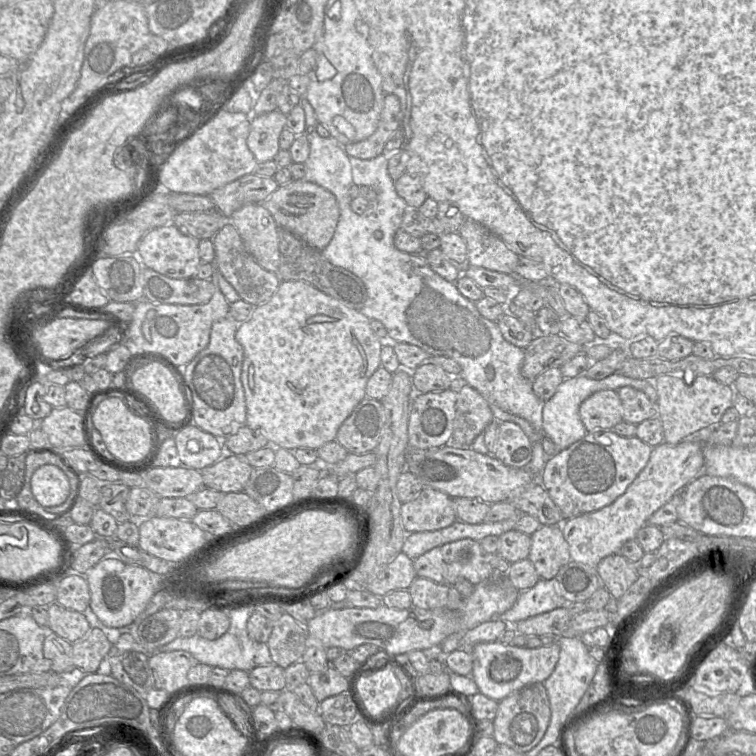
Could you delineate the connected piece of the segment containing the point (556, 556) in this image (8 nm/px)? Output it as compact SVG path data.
M541 525L530 537L528 559L540 579L553 579L561 567L571 561L569 545L564 538L562 525Z

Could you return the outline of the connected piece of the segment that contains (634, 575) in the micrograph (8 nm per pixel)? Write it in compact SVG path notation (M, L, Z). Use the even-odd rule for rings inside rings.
M619 554L602 559L596 573L611 597L620 599L639 577L639 563L633 563Z

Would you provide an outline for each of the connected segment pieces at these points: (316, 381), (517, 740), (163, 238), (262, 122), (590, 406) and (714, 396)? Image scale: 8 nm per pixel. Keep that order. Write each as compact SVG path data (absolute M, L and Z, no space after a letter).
M281 281L274 295L266 303L256 306L251 316L238 325L235 337L244 350L241 382L246 402L245 425L251 429L261 430L271 446L289 451L294 451L297 448L317 450L324 444L336 440L336 434L342 423L366 397L366 384L373 373L381 366L380 353L385 341L380 340L375 335L370 327L370 319L363 313L345 306L340 301L304 281Z
M543 683L528 685L499 701L493 719L493 738L498 745L506 745L519 753L527 753L544 737L551 718L550 702Z
M172 223L149 230L140 240L137 252L144 265L164 276L173 279L188 279L196 277L196 271L201 264L198 239L183 234Z
M278 109L262 115L251 115L247 146L258 163L276 157L280 151L279 138L286 123L287 115Z
M599 390L581 403L579 414L588 432L612 429L623 420L623 406L616 390Z
M664 374L653 380L658 400L656 414L660 418L664 430L664 442L676 445L693 433L709 426L721 423L723 413L733 406L734 387L716 381L712 375L698 375L691 384L685 383L681 374Z

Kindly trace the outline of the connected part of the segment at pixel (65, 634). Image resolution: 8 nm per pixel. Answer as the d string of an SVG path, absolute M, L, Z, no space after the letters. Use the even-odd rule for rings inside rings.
M56 601L48 606L48 632L53 632L70 643L84 638L91 627L81 612L67 609Z

